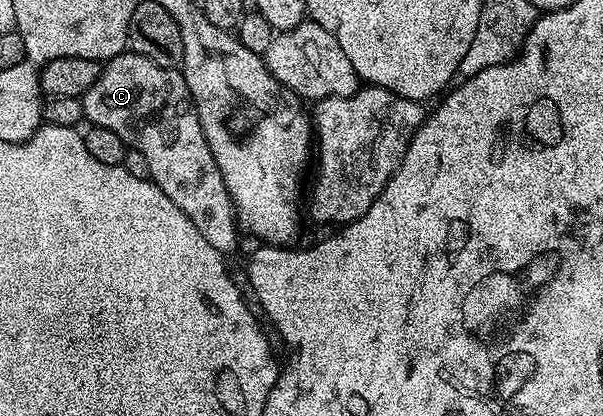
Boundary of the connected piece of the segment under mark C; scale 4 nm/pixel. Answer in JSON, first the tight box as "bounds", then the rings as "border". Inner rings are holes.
{"bounds":[83,51,240,255],"border":[[[130,51],[118,53],[116,57],[112,57],[100,68],[97,83],[93,83],[93,87],[89,87],[89,91],[83,94],[83,116],[91,125],[97,127],[109,127],[109,131],[117,131],[117,135],[121,135],[121,139],[127,145],[128,149],[136,149],[141,151],[141,155],[145,155],[145,163],[149,163],[149,178],[154,181],[157,187],[161,187],[161,191],[165,191],[165,195],[169,195],[169,199],[173,199],[173,203],[177,203],[177,207],[181,207],[181,211],[185,211],[185,215],[189,215],[193,227],[197,227],[197,231],[205,239],[208,250],[214,251],[219,255],[228,255],[235,249],[235,244],[239,241],[240,226],[237,224],[235,216],[235,206],[231,203],[231,196],[225,187],[225,179],[221,179],[221,171],[217,167],[217,159],[213,159],[213,151],[209,151],[209,143],[205,139],[205,131],[201,131],[201,123],[197,119],[197,111],[193,99],[189,95],[189,87],[185,83],[182,72],[179,69],[166,69],[157,63],[153,63],[153,59],[145,59],[145,55],[137,55]]]}

